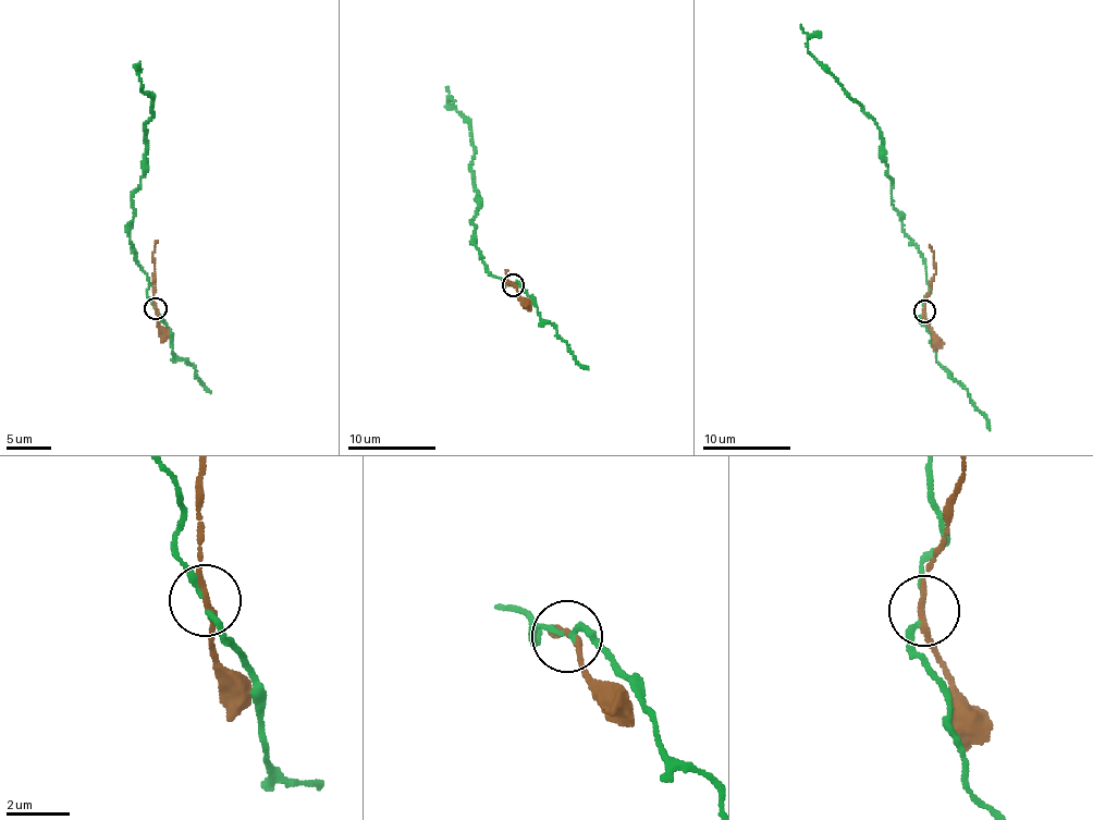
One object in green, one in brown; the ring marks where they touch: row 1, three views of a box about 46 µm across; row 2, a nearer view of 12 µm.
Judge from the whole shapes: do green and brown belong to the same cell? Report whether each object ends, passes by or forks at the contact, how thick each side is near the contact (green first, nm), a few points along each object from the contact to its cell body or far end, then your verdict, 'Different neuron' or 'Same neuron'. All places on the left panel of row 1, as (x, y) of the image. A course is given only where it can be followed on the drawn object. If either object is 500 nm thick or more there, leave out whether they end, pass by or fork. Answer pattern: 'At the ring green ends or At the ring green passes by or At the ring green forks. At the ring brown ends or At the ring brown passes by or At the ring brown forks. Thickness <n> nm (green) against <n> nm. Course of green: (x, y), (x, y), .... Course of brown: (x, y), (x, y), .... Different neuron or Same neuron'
At the ring green passes by. At the ring brown passes by. Thickness 150 nm (green) against 180 nm. Course of green: (154, 307), (147, 273), (130, 242), (131, 192), (145, 169), (145, 125), (154, 99), (142, 90), (139, 61). Course of brown: (156, 307), (152, 252), (157, 241). Different neuron

